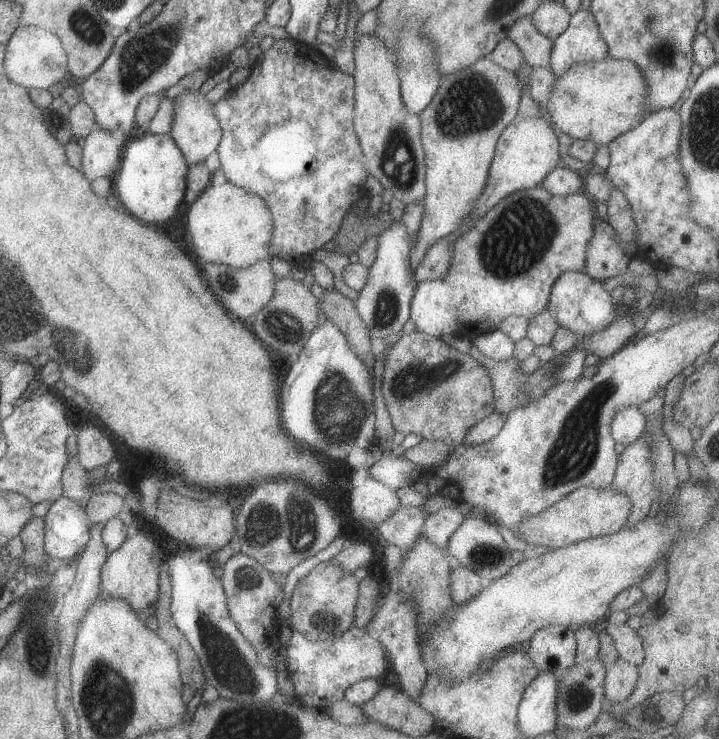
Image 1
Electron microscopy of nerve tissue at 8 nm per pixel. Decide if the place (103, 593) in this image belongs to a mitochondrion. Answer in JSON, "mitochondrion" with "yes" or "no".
{"mitochondrion":"no"}

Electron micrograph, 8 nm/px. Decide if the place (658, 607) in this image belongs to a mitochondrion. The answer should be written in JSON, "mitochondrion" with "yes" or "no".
{"mitochondrion":"no"}

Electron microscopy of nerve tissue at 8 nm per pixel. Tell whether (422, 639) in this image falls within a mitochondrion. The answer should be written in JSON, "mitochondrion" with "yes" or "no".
{"mitochondrion":"no"}

